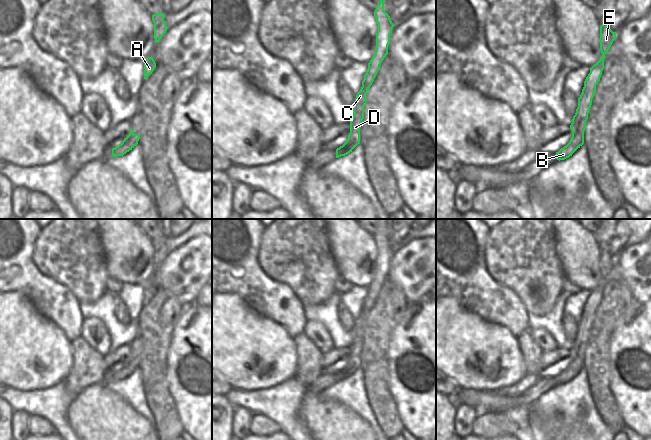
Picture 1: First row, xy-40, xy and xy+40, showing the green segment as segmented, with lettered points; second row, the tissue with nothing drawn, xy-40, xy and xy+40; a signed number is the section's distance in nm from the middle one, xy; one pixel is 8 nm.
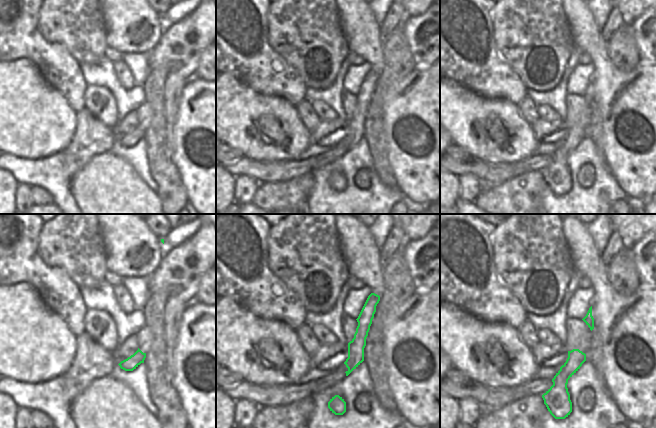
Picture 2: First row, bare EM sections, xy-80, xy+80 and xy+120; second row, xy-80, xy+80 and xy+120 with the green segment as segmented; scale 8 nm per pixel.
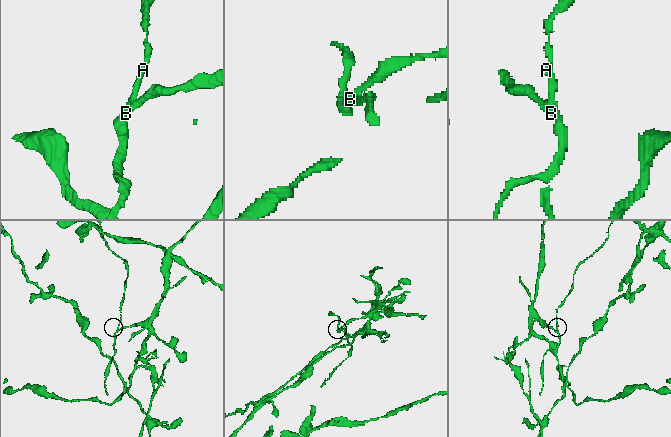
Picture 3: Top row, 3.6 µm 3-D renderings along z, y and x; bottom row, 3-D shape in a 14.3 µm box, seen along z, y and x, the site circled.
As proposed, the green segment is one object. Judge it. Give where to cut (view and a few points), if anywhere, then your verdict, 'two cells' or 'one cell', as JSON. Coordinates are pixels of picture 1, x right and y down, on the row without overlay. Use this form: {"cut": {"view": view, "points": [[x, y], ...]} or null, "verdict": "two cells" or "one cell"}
{"cut": {"view": "xy", "points": [[344, 367], [356, 369]]}, "verdict": "two cells"}

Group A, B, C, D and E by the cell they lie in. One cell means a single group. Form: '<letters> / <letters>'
A C D E / B

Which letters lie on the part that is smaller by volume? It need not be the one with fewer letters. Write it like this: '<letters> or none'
A, C, D, E

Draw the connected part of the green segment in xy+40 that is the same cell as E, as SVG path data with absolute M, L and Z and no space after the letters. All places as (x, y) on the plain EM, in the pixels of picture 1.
M606 243L600 250L600 275L602 277L602 281L590 292L590 297L584 305L582 317L578 322L578 331L576 333L576 337L573 340L572 347L570 349L572 361L569 365L569 368L574 371L574 375L584 368L586 345L588 343L588 337L592 329L594 317L596 315L596 309L600 305L600 301L604 293L604 281L610 273L615 262L616 256L613 256L608 251L608 243Z

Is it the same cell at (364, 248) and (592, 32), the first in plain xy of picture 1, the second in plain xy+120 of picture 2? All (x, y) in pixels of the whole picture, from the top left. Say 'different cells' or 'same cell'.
same cell

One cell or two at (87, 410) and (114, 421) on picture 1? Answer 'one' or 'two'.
one

